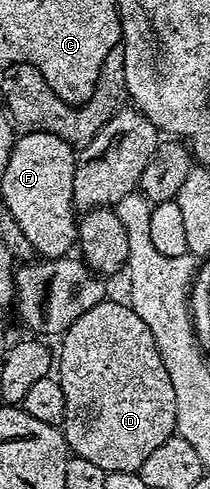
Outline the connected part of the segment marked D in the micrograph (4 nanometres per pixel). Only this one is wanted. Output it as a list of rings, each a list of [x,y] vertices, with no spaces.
[[[106,298],[98,306],[93,306],[62,333],[59,341],[64,351],[64,373],[58,379],[62,394],[66,394],[66,414],[62,431],[71,455],[81,456],[102,466],[109,472],[139,472],[142,462],[150,458],[153,450],[158,450],[176,432],[176,395],[174,382],[166,374],[162,354],[154,342],[154,334],[142,318],[127,303],[119,304]]]

